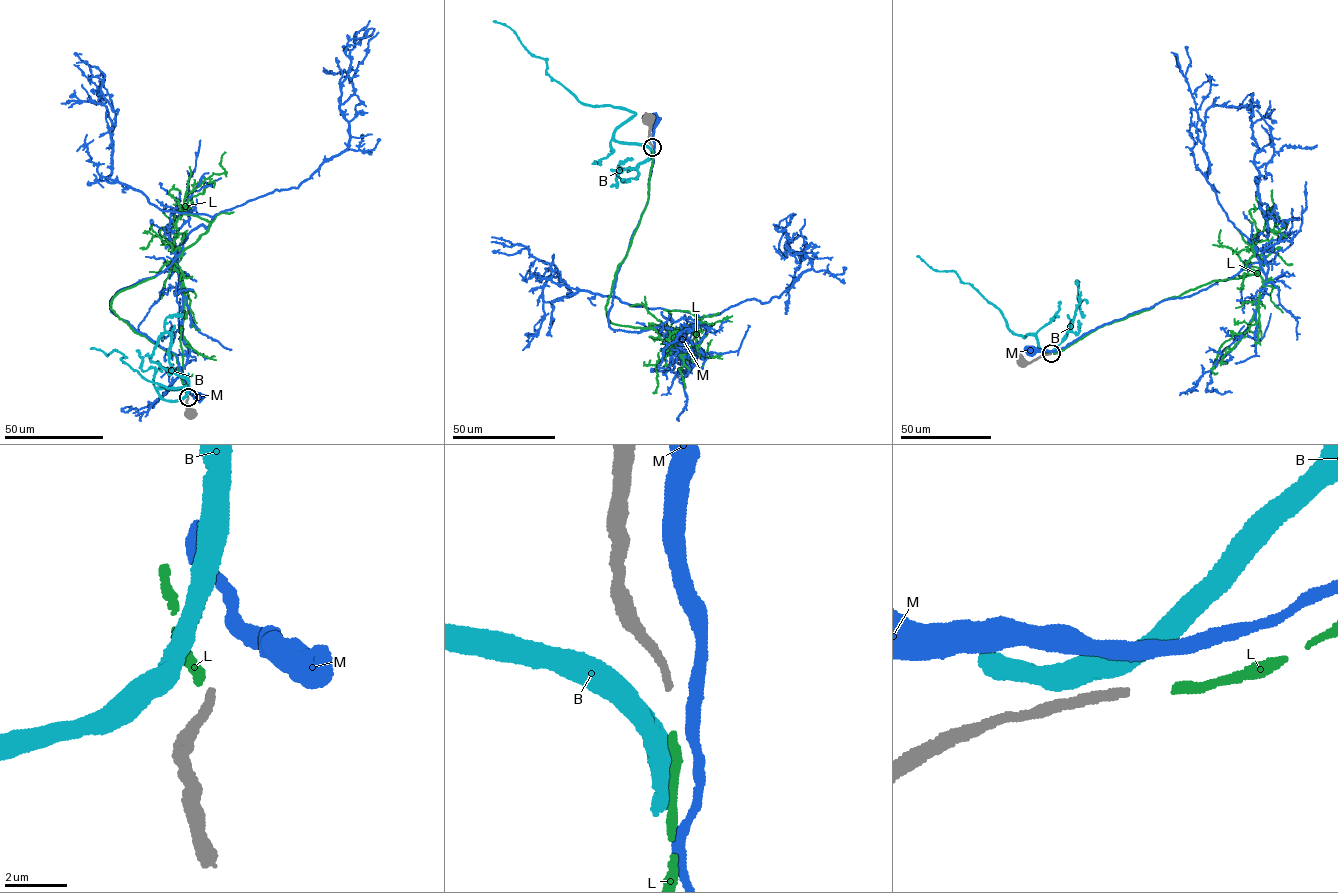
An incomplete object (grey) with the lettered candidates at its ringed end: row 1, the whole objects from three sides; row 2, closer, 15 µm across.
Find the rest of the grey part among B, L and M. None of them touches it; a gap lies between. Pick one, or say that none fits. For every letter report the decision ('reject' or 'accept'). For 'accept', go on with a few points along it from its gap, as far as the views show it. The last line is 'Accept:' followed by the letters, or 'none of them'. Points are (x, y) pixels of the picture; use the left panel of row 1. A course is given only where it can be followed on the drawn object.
B: reject
L: accept; course (188, 396), (175, 356), (110, 308), (115, 295), (154, 278), (171, 261), (185, 290), (182, 375), (192, 374)
M: reject
Accept: L

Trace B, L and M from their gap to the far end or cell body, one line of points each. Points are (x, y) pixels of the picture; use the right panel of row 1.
B: (1050, 352), (1042, 351), (1033, 335), (1024, 338), (1011, 331), (1002, 313), (954, 271), (935, 271), (917, 256)
L: (1053, 353), (1104, 325), (1210, 282), (1258, 274), (1263, 284), (1253, 320), (1220, 347), (1211, 370), (1217, 373)
M: (1052, 351), (1030, 350)

